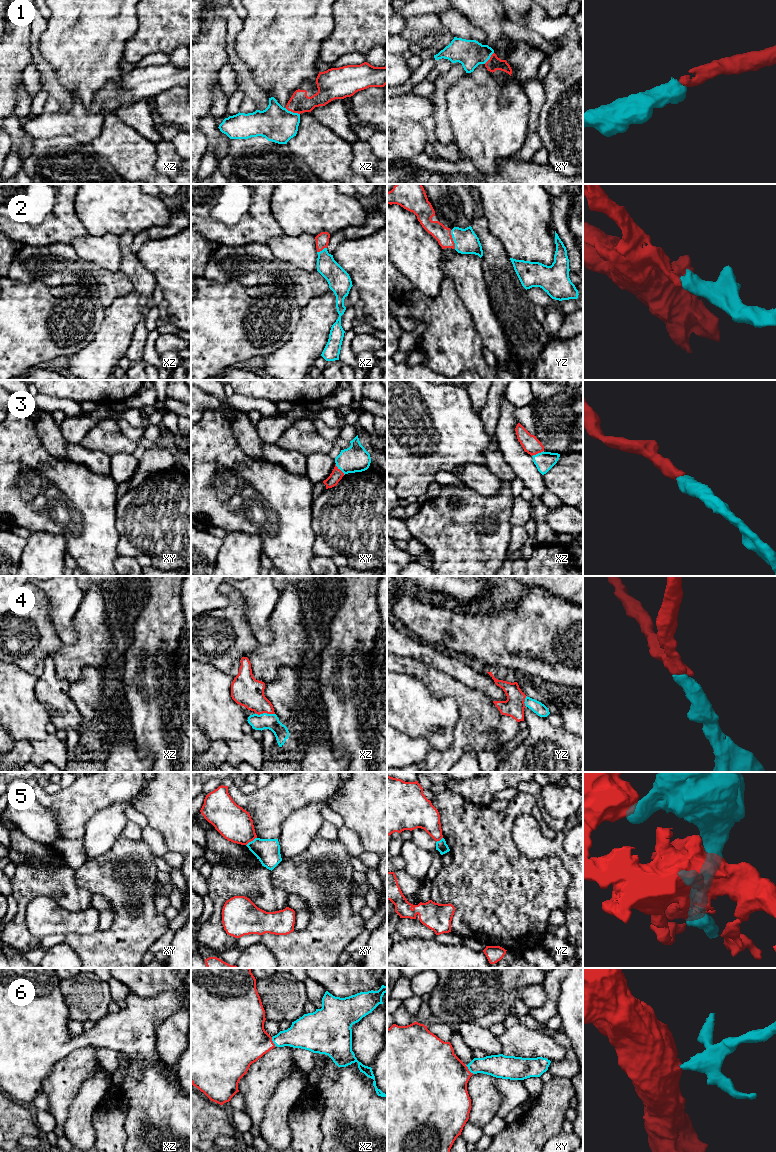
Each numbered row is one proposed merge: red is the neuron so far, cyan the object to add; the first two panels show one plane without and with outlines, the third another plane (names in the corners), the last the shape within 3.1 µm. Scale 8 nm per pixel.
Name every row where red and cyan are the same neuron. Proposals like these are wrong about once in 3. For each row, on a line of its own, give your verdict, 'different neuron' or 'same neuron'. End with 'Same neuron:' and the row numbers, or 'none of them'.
1: same neuron
2: same neuron
3: same neuron
4: same neuron
5: different neuron
6: same neuron
Same neuron: 1, 2, 3, 4, 6

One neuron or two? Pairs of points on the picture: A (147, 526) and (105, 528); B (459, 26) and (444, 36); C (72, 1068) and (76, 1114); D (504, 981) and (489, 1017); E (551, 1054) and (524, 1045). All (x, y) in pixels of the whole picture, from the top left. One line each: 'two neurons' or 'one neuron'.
A: two neurons
B: two neurons
C: two neurons
D: one neuron
E: one neuron

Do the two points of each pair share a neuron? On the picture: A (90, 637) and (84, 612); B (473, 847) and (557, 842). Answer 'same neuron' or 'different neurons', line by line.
A: same neuron
B: different neurons

